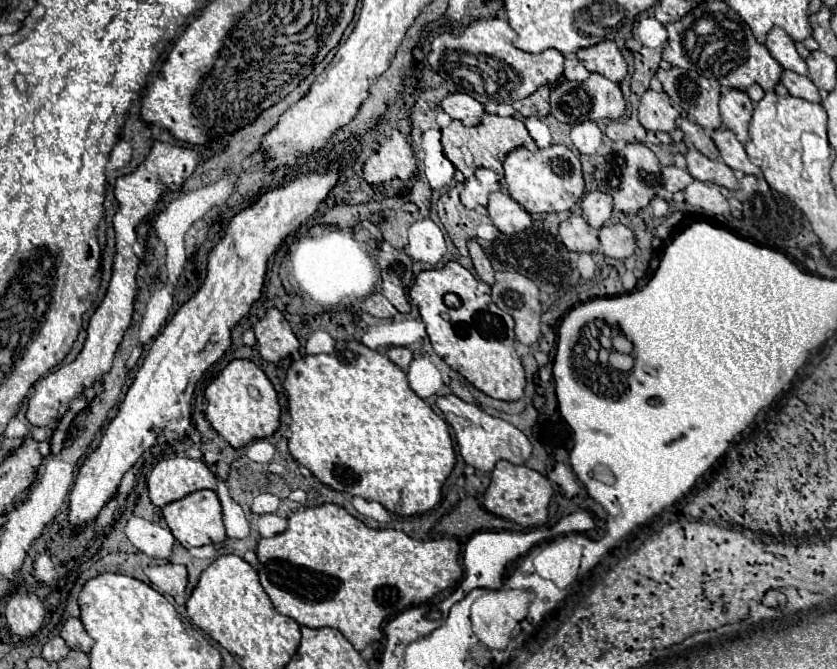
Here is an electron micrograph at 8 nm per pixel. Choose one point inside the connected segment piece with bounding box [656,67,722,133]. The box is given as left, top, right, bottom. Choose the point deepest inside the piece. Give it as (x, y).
(698, 96)

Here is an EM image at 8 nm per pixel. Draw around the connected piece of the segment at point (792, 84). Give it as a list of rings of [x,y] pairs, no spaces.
[[[784,71],[780,81],[784,83],[784,87],[788,89],[790,95],[802,97],[802,99],[806,99],[806,101],[820,101],[818,89],[816,89],[816,85],[814,85],[808,77],[798,75],[798,73],[794,73],[794,71]]]

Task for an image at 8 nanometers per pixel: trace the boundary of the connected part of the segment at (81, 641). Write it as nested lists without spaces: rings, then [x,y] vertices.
[[[78,617],[74,619],[68,619],[60,631],[62,639],[70,645],[70,649],[80,649],[84,653],[90,653],[92,645],[94,645],[94,639],[86,633],[82,621]]]

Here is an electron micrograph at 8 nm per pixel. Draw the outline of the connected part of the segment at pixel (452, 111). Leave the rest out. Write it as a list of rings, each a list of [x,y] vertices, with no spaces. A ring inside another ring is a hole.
[[[452,93],[452,95],[444,97],[442,103],[440,103],[440,107],[452,119],[462,121],[466,127],[478,125],[482,121],[482,115],[484,115],[484,107],[476,99],[472,99],[470,95],[466,95],[466,93]]]

